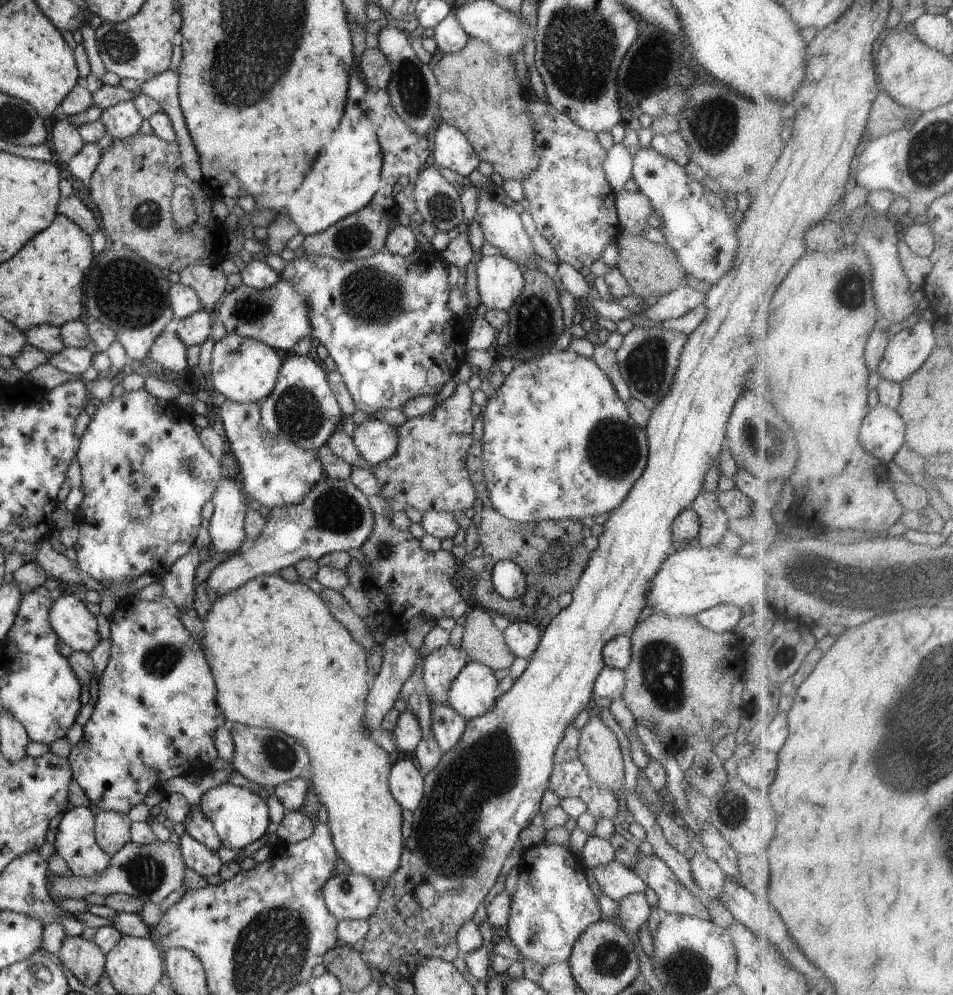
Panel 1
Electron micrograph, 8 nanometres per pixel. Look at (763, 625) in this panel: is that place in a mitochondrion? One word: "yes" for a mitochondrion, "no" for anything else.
no

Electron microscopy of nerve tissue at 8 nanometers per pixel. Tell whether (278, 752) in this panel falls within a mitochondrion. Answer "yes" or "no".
yes

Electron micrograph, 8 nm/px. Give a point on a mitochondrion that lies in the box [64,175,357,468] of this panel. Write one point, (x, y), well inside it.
(127, 293)

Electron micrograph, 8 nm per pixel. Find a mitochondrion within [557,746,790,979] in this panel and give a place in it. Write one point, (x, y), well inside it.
(732, 811)

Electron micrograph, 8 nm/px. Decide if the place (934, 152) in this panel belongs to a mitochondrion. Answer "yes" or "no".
yes

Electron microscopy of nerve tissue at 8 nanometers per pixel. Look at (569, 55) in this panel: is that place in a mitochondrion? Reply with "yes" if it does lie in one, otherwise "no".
yes

